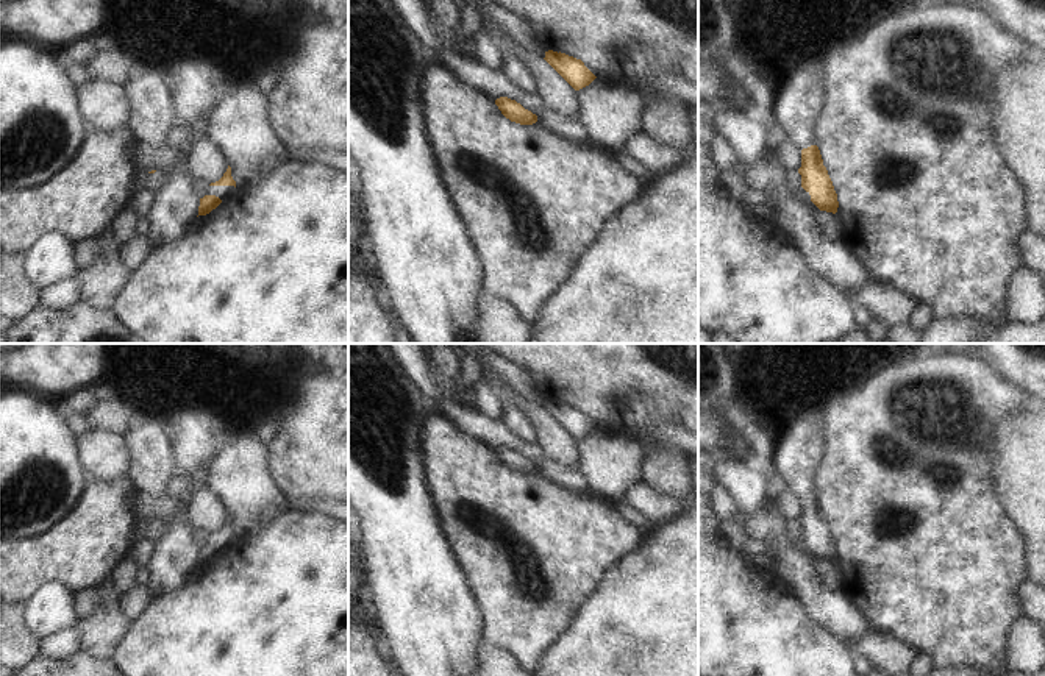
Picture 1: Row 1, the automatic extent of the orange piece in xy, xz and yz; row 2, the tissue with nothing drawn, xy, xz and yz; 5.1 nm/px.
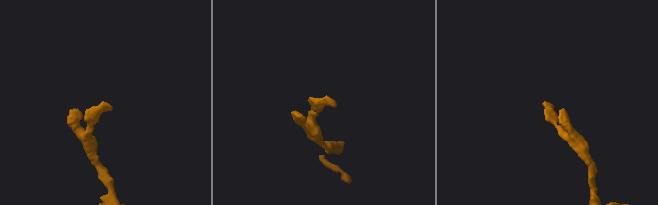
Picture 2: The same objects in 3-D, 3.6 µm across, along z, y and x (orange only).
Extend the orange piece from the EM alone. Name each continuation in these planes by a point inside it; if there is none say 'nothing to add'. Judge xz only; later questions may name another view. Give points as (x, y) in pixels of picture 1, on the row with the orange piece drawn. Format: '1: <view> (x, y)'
nothing to add

